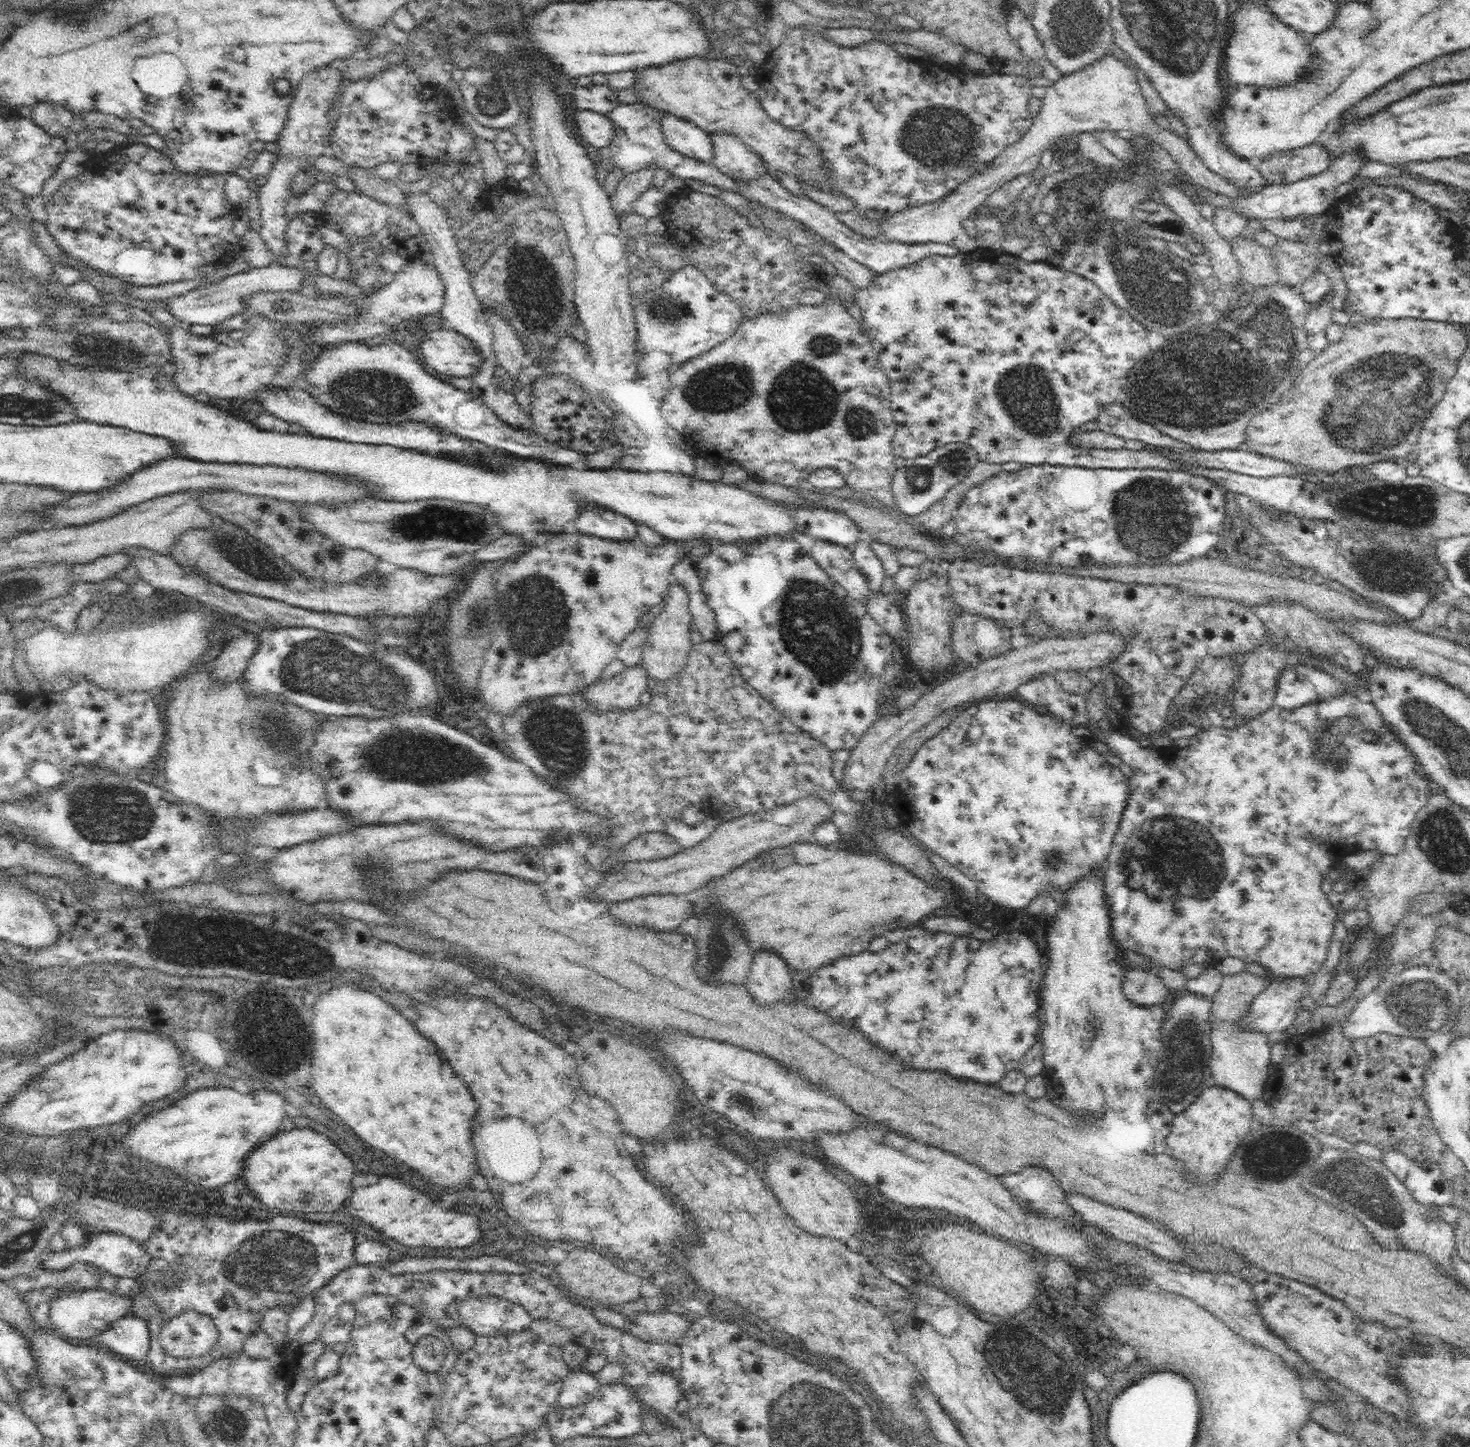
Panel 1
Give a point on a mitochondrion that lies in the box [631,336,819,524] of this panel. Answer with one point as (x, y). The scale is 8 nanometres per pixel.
(726, 386)

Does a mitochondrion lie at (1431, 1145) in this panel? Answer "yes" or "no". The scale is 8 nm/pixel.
no

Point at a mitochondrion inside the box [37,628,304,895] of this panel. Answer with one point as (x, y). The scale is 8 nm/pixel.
(104, 811)

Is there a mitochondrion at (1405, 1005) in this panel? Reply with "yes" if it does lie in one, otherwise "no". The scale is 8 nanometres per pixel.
yes

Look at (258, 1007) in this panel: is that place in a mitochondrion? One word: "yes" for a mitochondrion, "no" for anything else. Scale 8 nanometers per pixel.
yes

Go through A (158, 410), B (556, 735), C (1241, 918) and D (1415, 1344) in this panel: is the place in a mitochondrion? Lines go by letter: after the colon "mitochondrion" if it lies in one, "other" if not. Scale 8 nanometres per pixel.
A: other
B: mitochondrion
C: other
D: other

